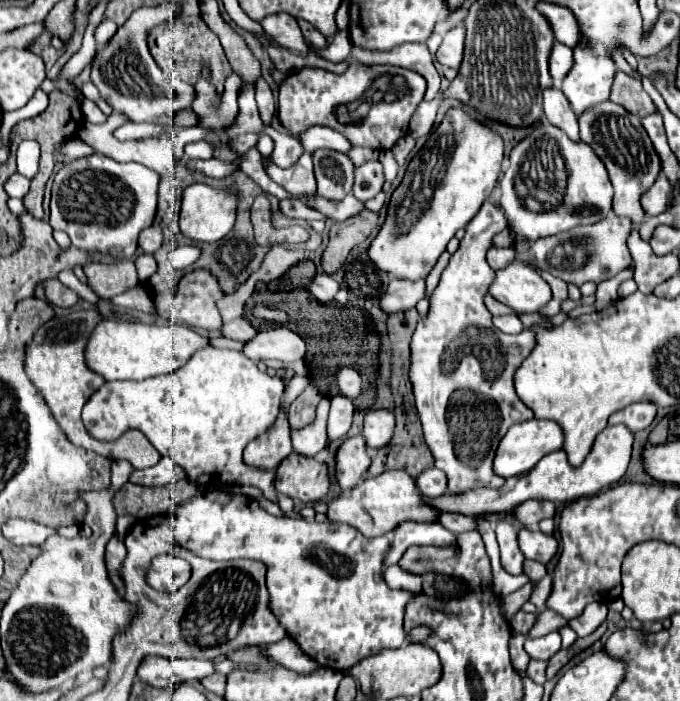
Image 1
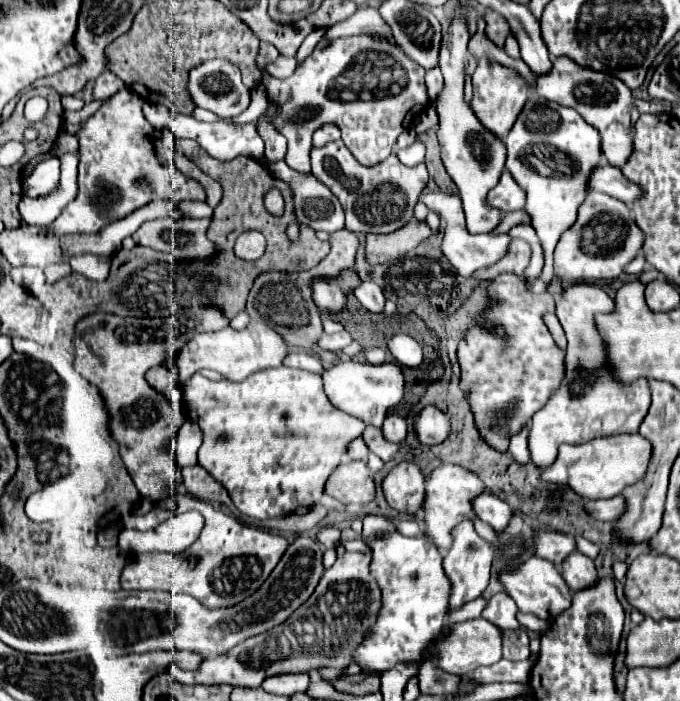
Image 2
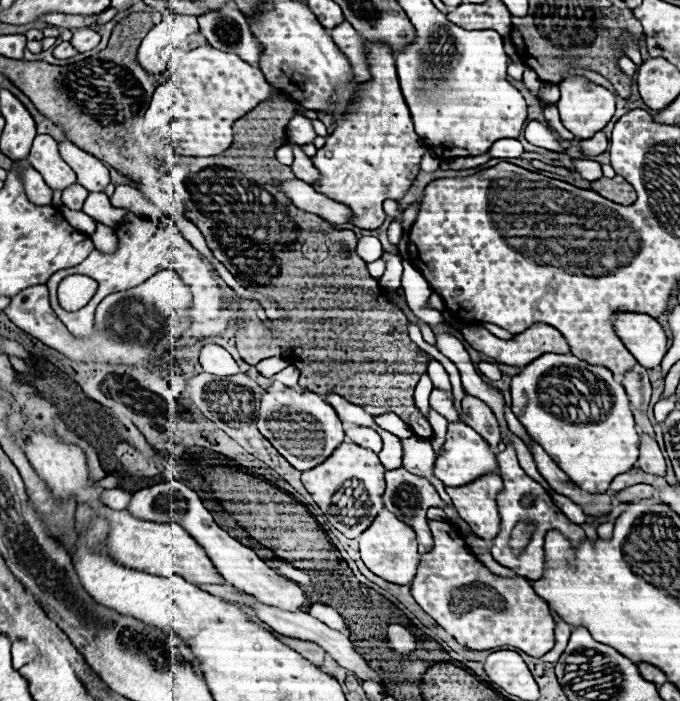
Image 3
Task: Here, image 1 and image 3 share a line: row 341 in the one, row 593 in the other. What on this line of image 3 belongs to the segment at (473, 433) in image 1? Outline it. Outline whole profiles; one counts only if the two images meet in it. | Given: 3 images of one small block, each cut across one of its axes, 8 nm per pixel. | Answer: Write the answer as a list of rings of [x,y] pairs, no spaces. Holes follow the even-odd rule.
[[[438,520],[428,524],[434,536],[434,550],[420,558],[418,574],[410,586],[422,610],[470,650],[508,644],[528,656],[542,658],[554,646],[554,620],[548,604],[532,590],[530,582],[520,576],[504,578],[492,574],[476,560],[452,524]]]

